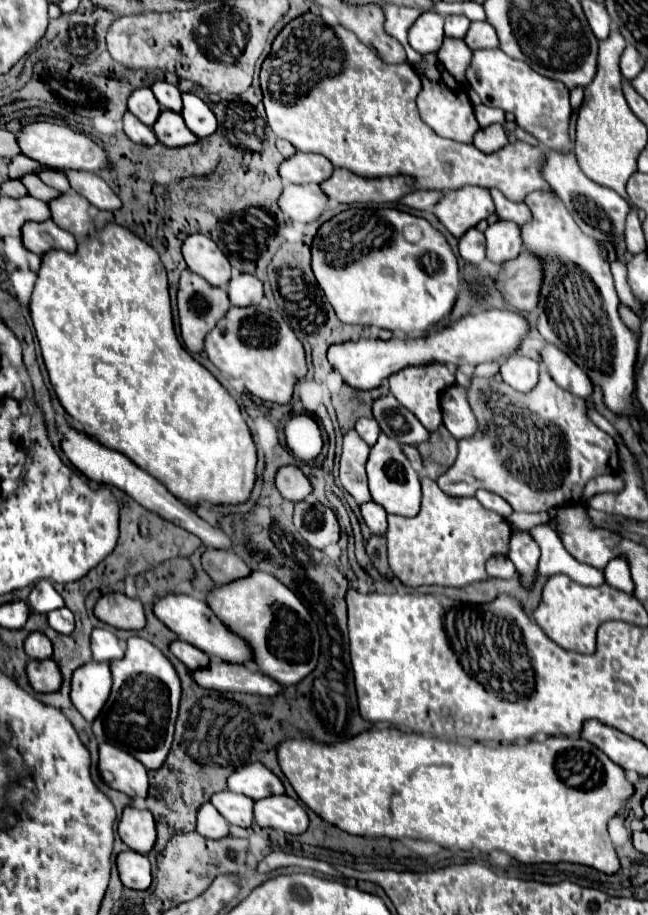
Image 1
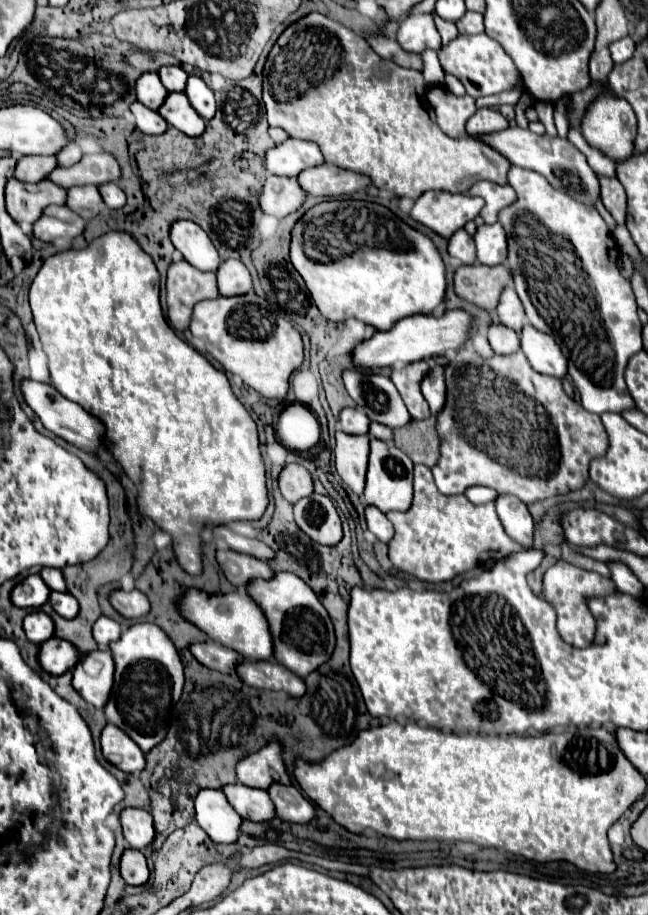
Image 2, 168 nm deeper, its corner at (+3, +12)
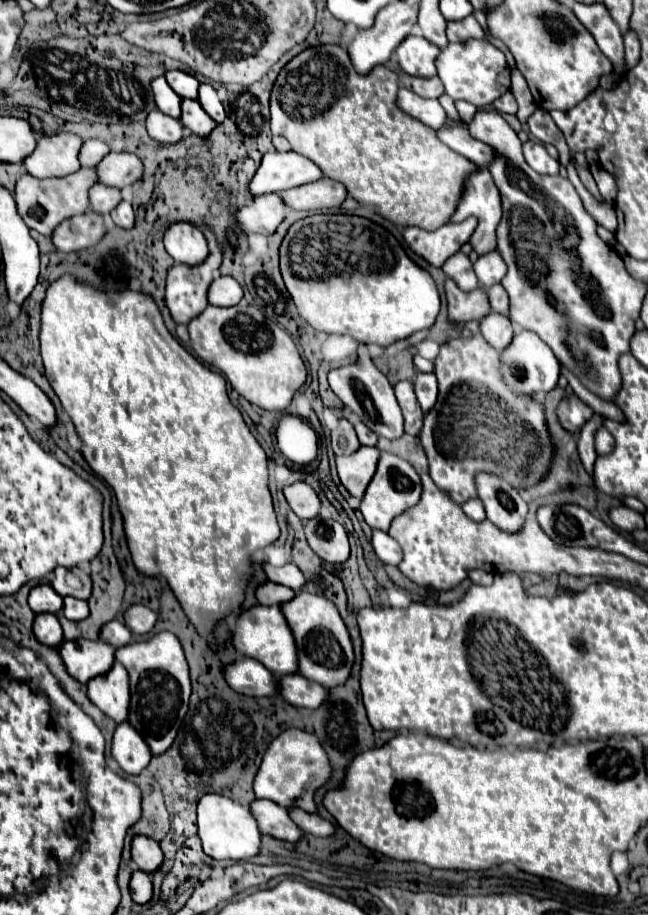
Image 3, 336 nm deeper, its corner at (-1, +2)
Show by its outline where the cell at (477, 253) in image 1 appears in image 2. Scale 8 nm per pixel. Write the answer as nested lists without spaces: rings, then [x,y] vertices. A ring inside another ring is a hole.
[[[460,228],[448,242],[448,252],[450,256],[462,260],[462,264],[474,264],[476,262],[476,252],[474,252],[474,238]]]

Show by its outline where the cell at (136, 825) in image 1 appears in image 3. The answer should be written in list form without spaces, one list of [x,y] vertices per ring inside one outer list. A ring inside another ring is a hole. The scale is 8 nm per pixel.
[[[136,836],[132,842],[132,860],[138,864],[142,872],[156,872],[164,860],[160,844],[146,836]]]

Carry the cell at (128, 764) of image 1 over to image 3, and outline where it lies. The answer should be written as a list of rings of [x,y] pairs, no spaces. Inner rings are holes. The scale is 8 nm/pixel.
[[[130,722],[118,724],[112,740],[112,756],[126,774],[140,774],[152,758],[146,740],[130,726]]]

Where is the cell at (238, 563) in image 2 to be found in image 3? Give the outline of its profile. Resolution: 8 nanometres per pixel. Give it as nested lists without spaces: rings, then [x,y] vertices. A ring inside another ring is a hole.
[[[266,582],[264,586],[260,586],[256,590],[256,598],[264,606],[282,606],[282,604],[290,602],[290,598],[294,598],[294,596],[296,596],[294,590],[274,584],[274,582]]]

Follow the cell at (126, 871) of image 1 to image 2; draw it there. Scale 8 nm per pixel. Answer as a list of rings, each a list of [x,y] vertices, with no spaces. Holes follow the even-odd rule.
[[[124,850],[120,860],[120,874],[126,884],[140,886],[148,882],[148,866],[146,856],[140,850]]]

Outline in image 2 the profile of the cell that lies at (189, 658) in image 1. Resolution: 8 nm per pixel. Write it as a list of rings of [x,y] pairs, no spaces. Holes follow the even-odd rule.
[[[208,640],[208,642],[192,642],[190,652],[200,664],[204,664],[204,666],[208,666],[212,670],[218,670],[222,674],[232,674],[234,666],[240,660],[238,652],[234,652],[234,650],[230,650],[230,648],[222,646],[222,644],[216,644],[212,640]]]

